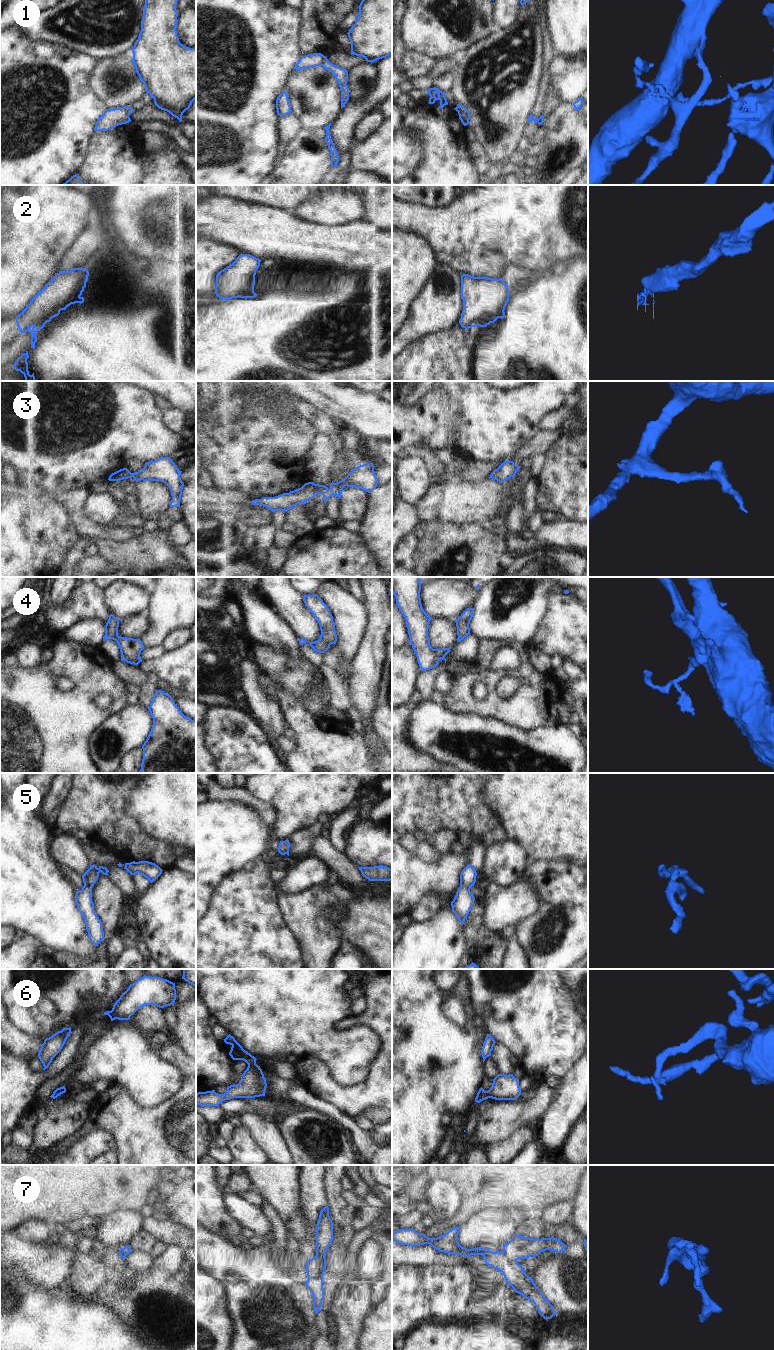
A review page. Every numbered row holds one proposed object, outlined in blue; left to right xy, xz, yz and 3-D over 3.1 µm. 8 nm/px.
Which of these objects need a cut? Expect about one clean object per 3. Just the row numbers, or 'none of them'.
1, 2, 6, 7

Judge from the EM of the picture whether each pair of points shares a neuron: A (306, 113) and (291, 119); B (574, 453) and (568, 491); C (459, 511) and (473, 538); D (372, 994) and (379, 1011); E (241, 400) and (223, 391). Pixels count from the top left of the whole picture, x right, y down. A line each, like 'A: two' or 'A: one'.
A: two
B: one
C: two
D: one
E: one

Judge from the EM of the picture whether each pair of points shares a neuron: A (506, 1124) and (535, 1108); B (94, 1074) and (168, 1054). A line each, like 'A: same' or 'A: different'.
A: same
B: different

